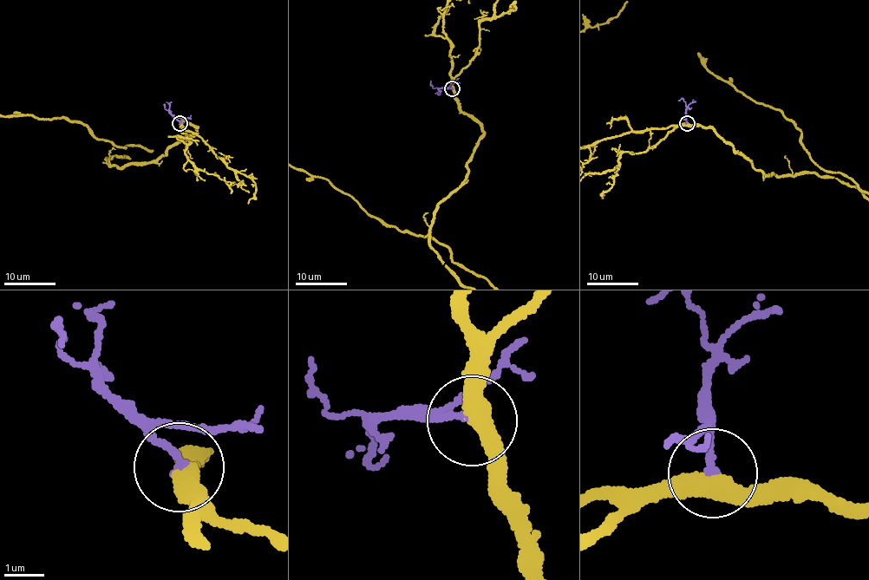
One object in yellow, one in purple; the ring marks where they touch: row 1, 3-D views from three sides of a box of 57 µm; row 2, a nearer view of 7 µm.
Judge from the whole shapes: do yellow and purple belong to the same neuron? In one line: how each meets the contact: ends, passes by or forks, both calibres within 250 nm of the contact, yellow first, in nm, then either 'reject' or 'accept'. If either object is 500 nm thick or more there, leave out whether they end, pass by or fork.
yellow passes by; purple ends there; 480 nm thick on the yellow side, 200 nm on the other; accept

